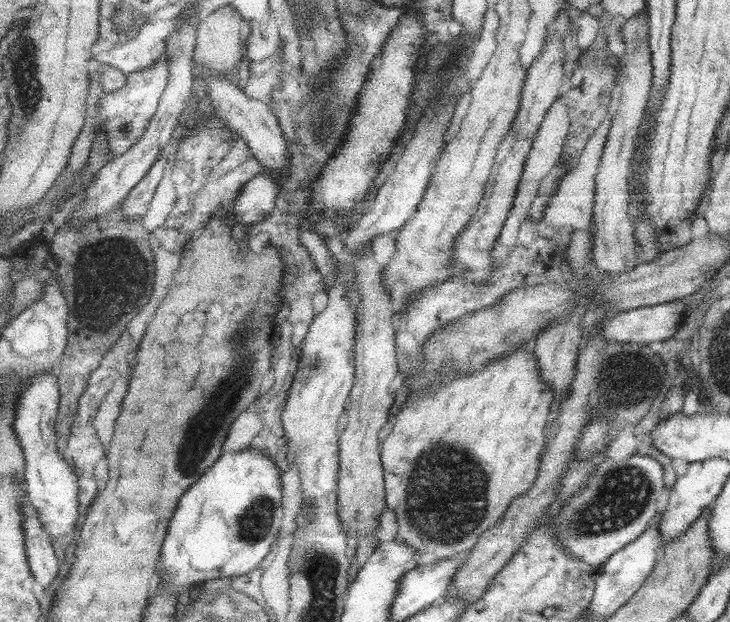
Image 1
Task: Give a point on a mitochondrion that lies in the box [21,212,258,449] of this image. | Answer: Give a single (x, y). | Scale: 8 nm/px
(108, 276)

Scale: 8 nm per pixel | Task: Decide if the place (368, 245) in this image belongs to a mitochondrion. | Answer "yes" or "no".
no

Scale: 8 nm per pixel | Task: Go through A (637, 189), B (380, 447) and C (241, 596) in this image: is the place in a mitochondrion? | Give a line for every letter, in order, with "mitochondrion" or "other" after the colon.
A: other
B: other
C: other

